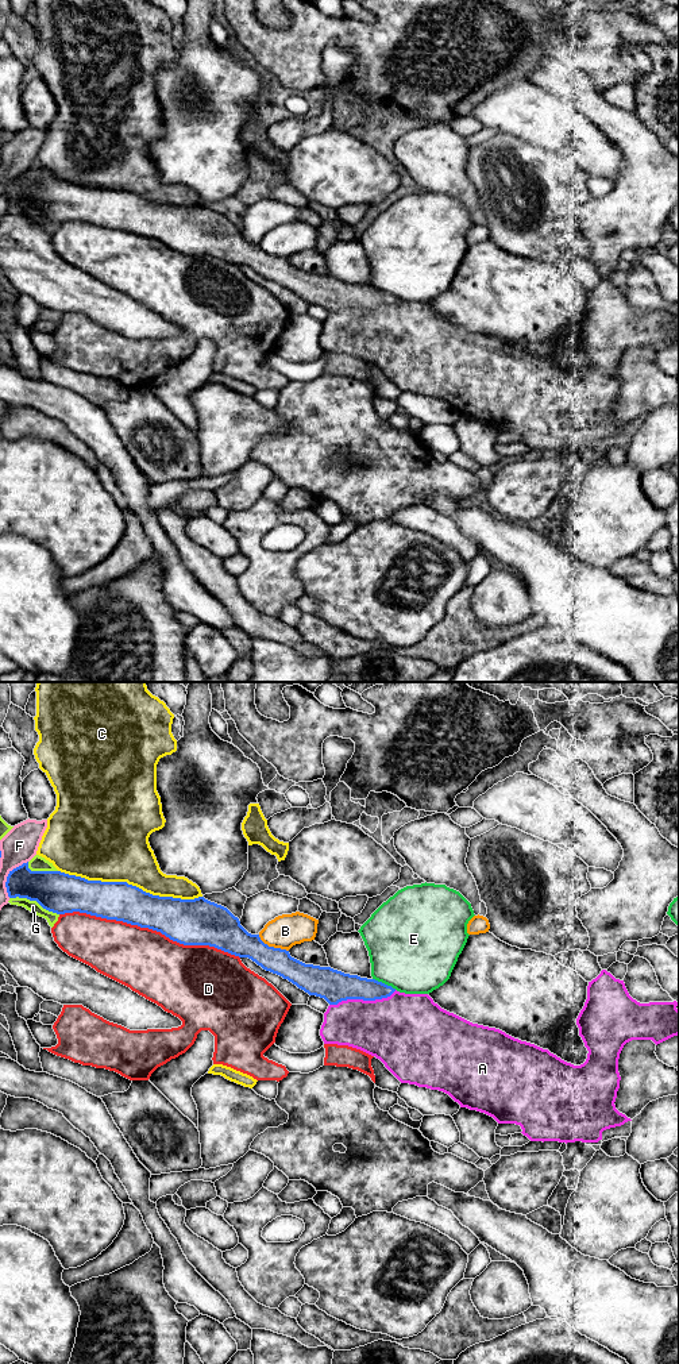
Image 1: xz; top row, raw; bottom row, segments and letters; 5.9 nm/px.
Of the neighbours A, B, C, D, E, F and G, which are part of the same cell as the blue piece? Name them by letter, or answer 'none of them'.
A

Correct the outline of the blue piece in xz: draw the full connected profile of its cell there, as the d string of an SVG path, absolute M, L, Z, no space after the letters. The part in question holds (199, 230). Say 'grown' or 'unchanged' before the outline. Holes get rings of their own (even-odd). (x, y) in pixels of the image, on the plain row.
grown; M28 170L9 180L5 196L9 207L36 209L43 217L57 223L80 220L123 230L161 240L184 254L209 254L239 266L248 266L263 278L288 288L309 304L324 307L329 312L320 338L324 352L348 354L375 365L401 392L443 400L460 416L485 421L498 432L520 434L521 442L531 450L598 451L602 448L603 439L632 429L614 413L621 389L618 367L624 354L632 348L652 348L657 354L679 343L679 319L676 317L679 311L640 312L629 304L624 289L602 278L595 288L589 290L587 308L576 327L579 344L589 359L587 367L583 373L574 374L548 358L450 321L435 312L428 303L405 303L375 288L344 282L331 276L305 273L292 266L289 259L265 253L259 243L248 242L227 216L204 205L194 208L159 205L127 190L88 189L61 180L31 180Z

